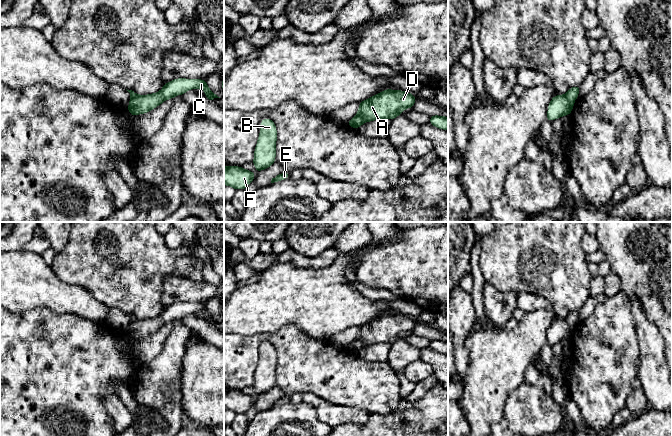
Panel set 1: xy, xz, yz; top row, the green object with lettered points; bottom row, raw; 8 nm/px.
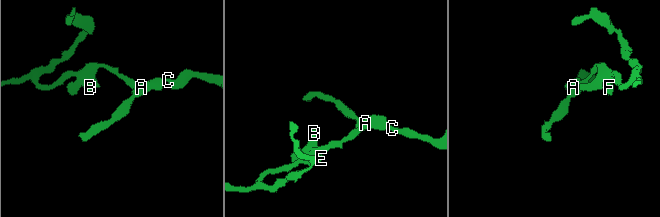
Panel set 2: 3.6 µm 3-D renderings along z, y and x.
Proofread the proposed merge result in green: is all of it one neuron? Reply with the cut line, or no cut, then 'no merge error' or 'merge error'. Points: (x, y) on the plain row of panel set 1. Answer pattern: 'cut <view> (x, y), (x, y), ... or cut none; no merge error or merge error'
cut yz (564, 319), (573, 326); merge error

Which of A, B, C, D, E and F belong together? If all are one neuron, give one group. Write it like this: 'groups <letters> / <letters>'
groups A C D / B E F

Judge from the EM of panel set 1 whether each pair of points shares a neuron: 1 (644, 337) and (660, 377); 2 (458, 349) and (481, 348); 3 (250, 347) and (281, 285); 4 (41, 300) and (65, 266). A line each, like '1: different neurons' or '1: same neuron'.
1: same neuron
2: different neurons
3: different neurons
4: different neurons

